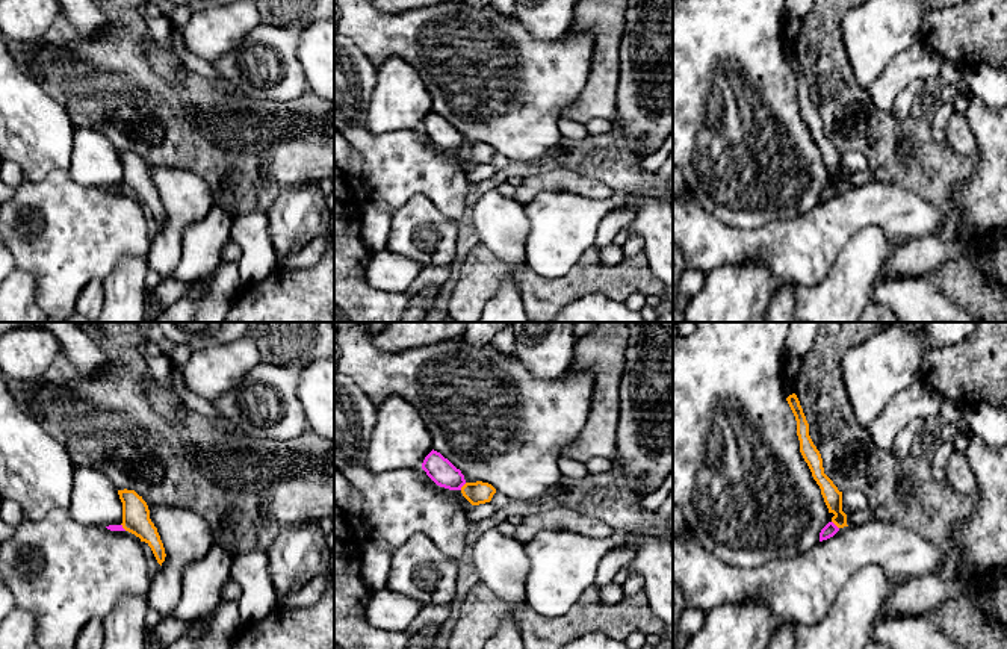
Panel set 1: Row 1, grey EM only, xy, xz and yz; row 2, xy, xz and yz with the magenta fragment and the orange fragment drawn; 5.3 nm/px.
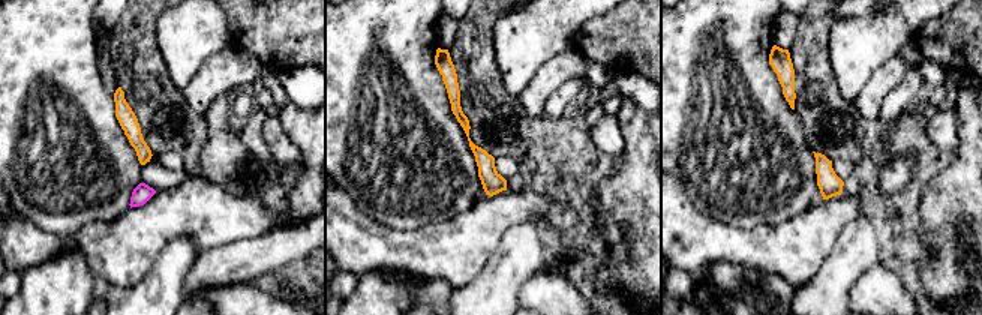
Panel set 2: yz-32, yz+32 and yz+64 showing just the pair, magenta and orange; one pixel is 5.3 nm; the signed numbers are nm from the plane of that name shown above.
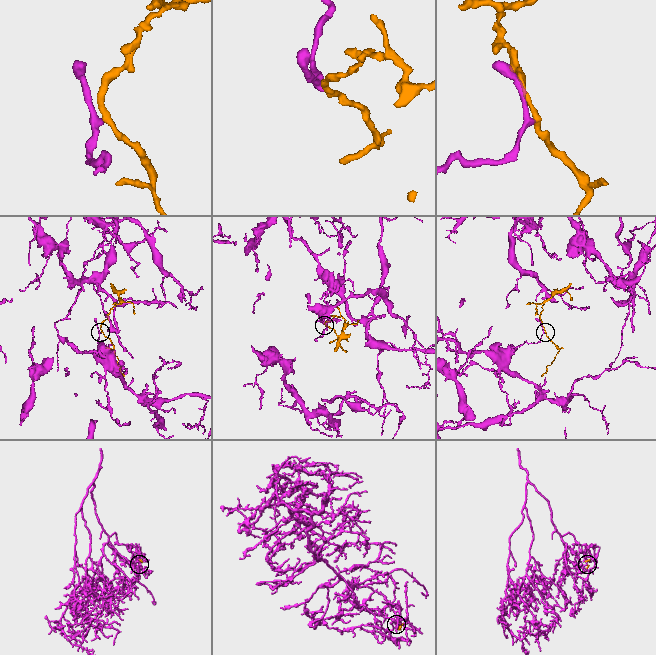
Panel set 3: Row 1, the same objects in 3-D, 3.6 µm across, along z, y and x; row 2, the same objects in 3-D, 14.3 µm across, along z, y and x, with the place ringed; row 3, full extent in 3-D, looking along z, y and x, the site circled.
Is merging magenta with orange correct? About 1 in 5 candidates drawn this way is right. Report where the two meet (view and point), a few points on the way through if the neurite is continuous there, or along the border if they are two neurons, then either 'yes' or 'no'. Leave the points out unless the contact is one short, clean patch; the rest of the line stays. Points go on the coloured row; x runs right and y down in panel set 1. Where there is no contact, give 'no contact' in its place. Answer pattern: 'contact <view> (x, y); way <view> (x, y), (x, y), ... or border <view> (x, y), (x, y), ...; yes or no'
contact xz (463, 484); border xz (466, 483), (460, 489); no

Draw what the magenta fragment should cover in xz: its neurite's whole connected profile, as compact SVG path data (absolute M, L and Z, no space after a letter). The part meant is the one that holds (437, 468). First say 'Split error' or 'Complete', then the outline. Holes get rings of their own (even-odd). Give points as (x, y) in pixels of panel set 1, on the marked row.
Complete. M434 449L425 457L422 469L440 487L461 490L466 484L461 470Z

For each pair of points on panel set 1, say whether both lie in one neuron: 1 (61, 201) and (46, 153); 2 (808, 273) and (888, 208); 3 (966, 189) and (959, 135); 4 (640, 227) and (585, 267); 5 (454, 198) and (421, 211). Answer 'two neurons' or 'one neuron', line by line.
1: two neurons
2: one neuron
3: two neurons
4: two neurons
5: two neurons

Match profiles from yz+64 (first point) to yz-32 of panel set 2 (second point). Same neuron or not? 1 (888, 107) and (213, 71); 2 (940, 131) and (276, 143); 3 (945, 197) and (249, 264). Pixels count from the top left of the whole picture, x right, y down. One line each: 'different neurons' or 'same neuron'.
1: different neurons
2: same neuron
3: different neurons

